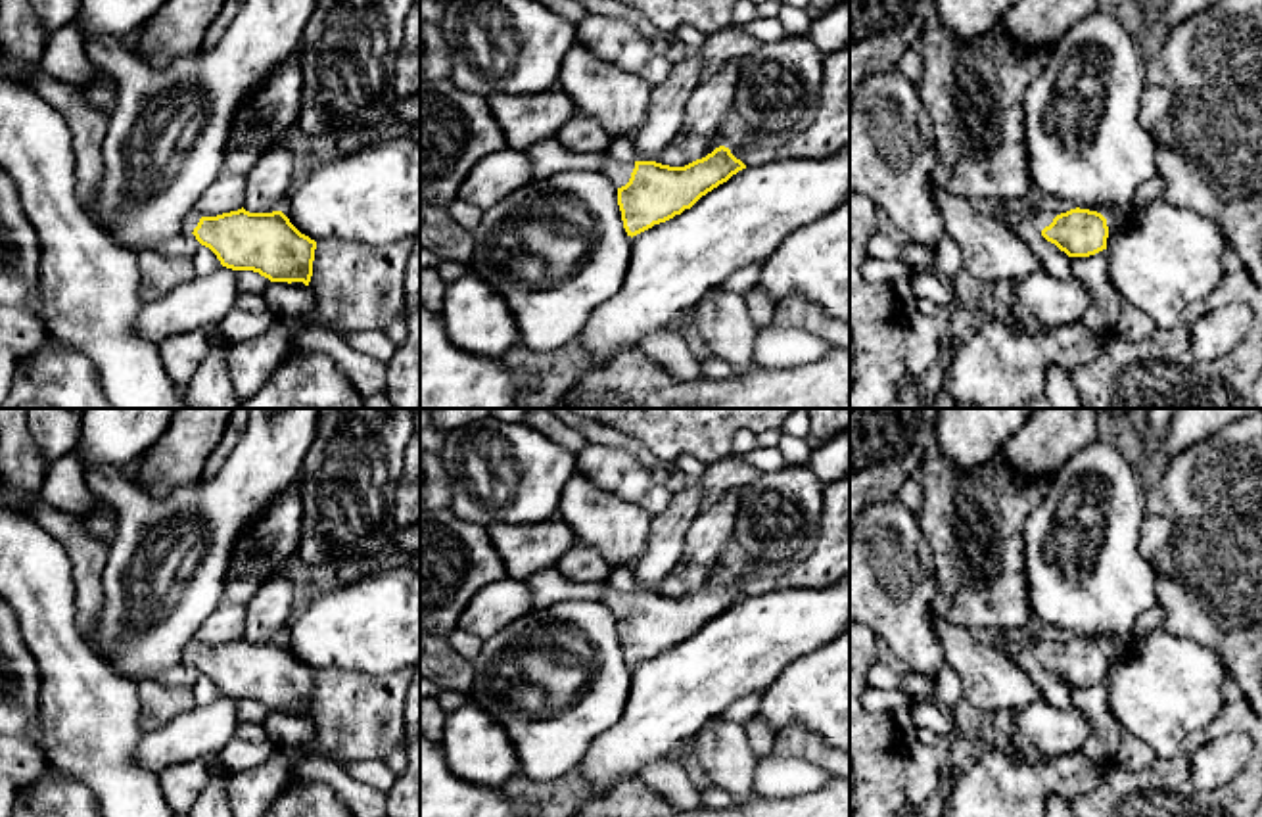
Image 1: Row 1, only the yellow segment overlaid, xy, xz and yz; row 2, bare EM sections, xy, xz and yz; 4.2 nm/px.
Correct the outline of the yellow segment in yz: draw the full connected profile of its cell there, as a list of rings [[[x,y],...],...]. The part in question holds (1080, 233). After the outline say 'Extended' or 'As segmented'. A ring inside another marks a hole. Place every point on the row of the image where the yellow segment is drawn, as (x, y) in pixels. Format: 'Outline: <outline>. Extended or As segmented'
Outline: [[[1080,207],[1061,215],[1034,211],[1030,221],[1047,242],[1068,257],[1089,257],[1107,249],[1109,226],[1107,219],[1097,211]]]. Extended

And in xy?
Outline: [[[242,207],[203,217],[194,209],[182,230],[194,234],[226,268],[253,270],[270,282],[311,282],[316,242],[301,234],[282,211],[249,213]]]. Extended

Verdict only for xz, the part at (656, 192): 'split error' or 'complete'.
split error

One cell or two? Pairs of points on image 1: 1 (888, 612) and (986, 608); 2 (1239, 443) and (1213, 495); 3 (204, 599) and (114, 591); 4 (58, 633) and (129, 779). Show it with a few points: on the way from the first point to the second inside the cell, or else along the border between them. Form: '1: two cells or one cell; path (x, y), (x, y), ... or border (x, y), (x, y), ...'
1: two cells; border (934, 560), (936, 601), (933, 606)
2: one cell; path (1238, 457), (1216, 482)
3: one cell; path (169, 633), (119, 643), (114, 626)
4: one cell; path (70, 670), (89, 708), (96, 743)

